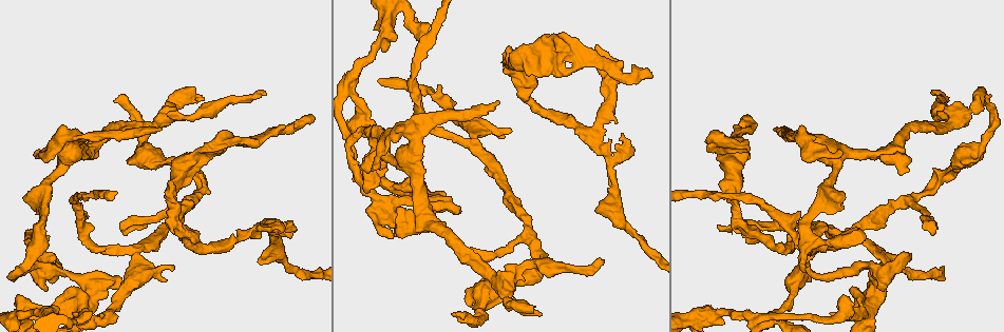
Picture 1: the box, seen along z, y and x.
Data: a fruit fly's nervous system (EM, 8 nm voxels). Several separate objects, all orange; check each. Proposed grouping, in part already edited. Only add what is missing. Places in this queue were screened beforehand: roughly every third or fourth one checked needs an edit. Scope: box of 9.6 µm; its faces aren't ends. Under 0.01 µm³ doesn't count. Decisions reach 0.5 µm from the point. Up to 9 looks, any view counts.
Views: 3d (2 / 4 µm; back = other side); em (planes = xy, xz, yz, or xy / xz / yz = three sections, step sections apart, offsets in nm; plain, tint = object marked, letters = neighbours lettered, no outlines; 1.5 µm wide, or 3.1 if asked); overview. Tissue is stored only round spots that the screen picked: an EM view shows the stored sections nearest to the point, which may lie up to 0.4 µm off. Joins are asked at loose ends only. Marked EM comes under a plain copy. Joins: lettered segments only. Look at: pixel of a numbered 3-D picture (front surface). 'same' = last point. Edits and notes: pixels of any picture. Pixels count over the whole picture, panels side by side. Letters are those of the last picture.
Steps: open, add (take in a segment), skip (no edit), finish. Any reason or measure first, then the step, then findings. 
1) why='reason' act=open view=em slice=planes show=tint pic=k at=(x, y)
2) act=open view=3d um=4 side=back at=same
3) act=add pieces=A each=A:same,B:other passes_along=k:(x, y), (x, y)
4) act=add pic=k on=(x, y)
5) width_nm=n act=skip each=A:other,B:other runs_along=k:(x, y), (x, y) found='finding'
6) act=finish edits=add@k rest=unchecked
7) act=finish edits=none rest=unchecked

why='free end' act=open view=3d um=4 side=back pic=1 at=(544, 37)

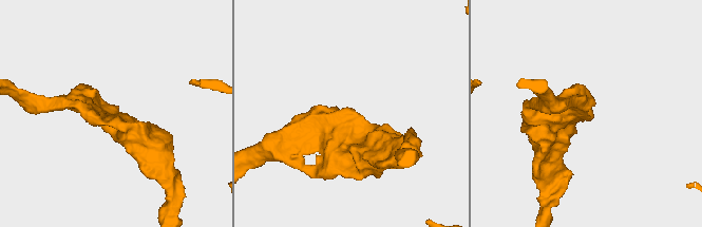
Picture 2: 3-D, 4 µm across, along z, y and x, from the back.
act=open view=em slice=xy step=4 show=tint pic=2 at=(119, 112)

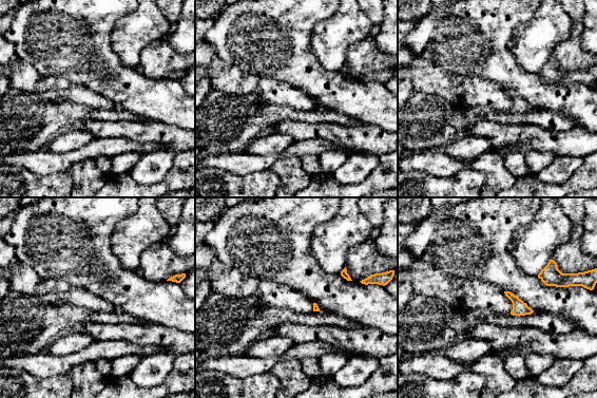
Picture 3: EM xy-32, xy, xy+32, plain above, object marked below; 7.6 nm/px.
act=open view=em slice=planes show=letters at=same

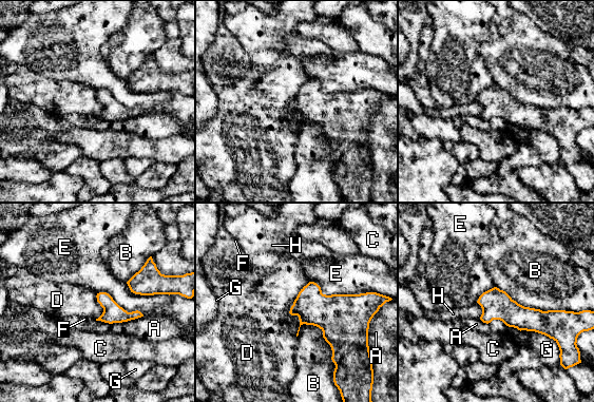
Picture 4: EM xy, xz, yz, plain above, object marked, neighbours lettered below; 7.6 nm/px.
act=skip each=A:other,B:other,C:other,D:other,E:other,F:other,G:other,H:other runs_along=4:(480, 301), (521, 318), (560, 317) found='no lettered segment goes on from it'

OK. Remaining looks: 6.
why='free end' act=open view=3d um=4 pic=1 at=(265, 93)

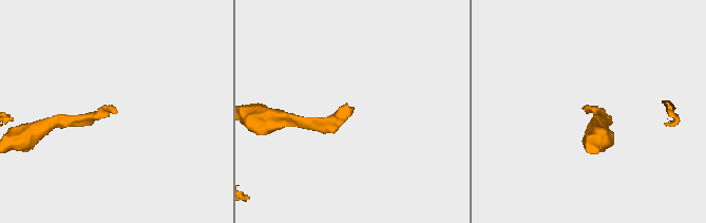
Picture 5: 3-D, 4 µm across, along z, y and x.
why='shape alone is not enough' act=open view=em slice=planes show=letters pic=5 at=(586, 113)

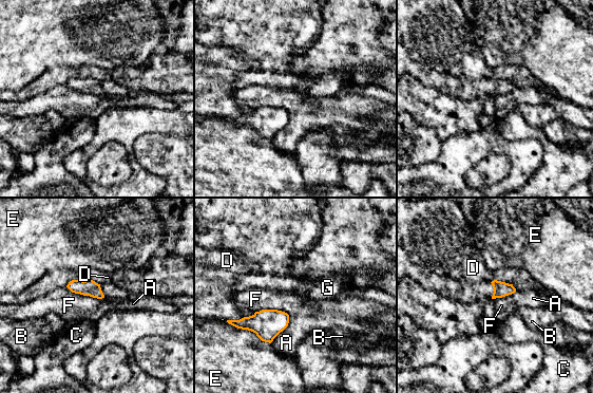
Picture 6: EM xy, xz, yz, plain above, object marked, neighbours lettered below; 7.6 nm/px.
width_nm=110 act=skip each=A:other,B:other,C:other,D:other,E:other,F:other,G:other border=6:(65, 286), (72, 292), (101, 299) found='no lettered segment goes on from it'

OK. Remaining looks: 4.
why='branch stops here' act=open view=3d um=4 pic=1 at=(202, 100)

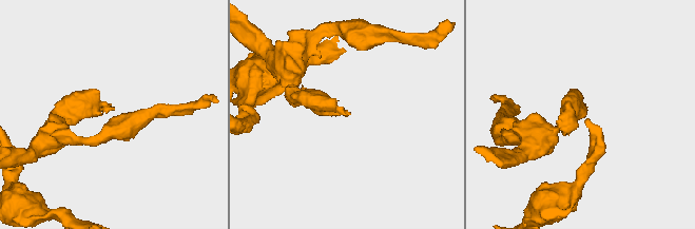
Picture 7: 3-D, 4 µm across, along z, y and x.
why='now the EM' act=open view=em um=3.1 slice=xz step=16 show=tint pic=7 at=(112, 108)

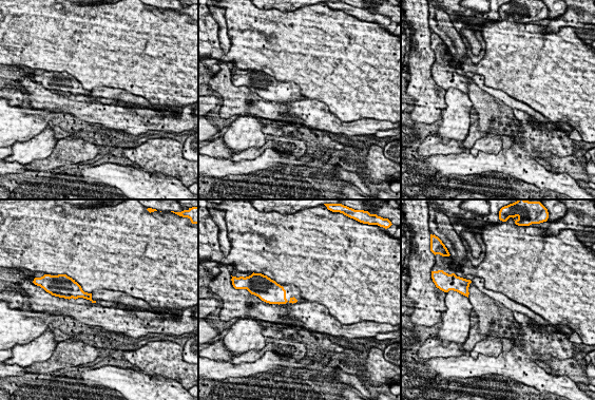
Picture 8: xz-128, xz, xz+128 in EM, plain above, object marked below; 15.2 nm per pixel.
why='another direction' act=open view=em um=3.1 slice=planes show=letters at=same

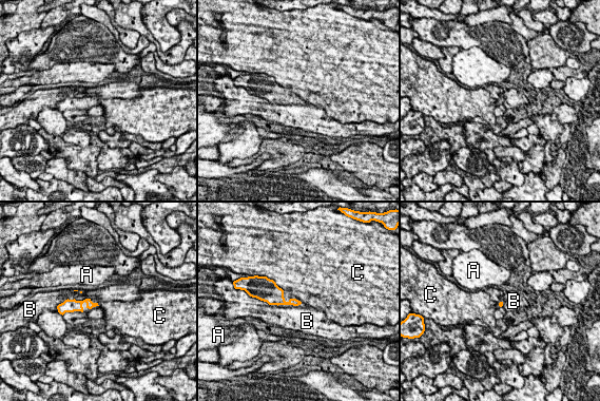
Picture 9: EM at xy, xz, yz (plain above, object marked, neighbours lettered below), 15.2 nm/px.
act=skip each=A:other,B:other,C:other border=9:(74, 298), (66, 299), (60, 304) found='no lettered segment goes on from it'

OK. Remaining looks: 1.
act=finish edits=none rest=unchecked

